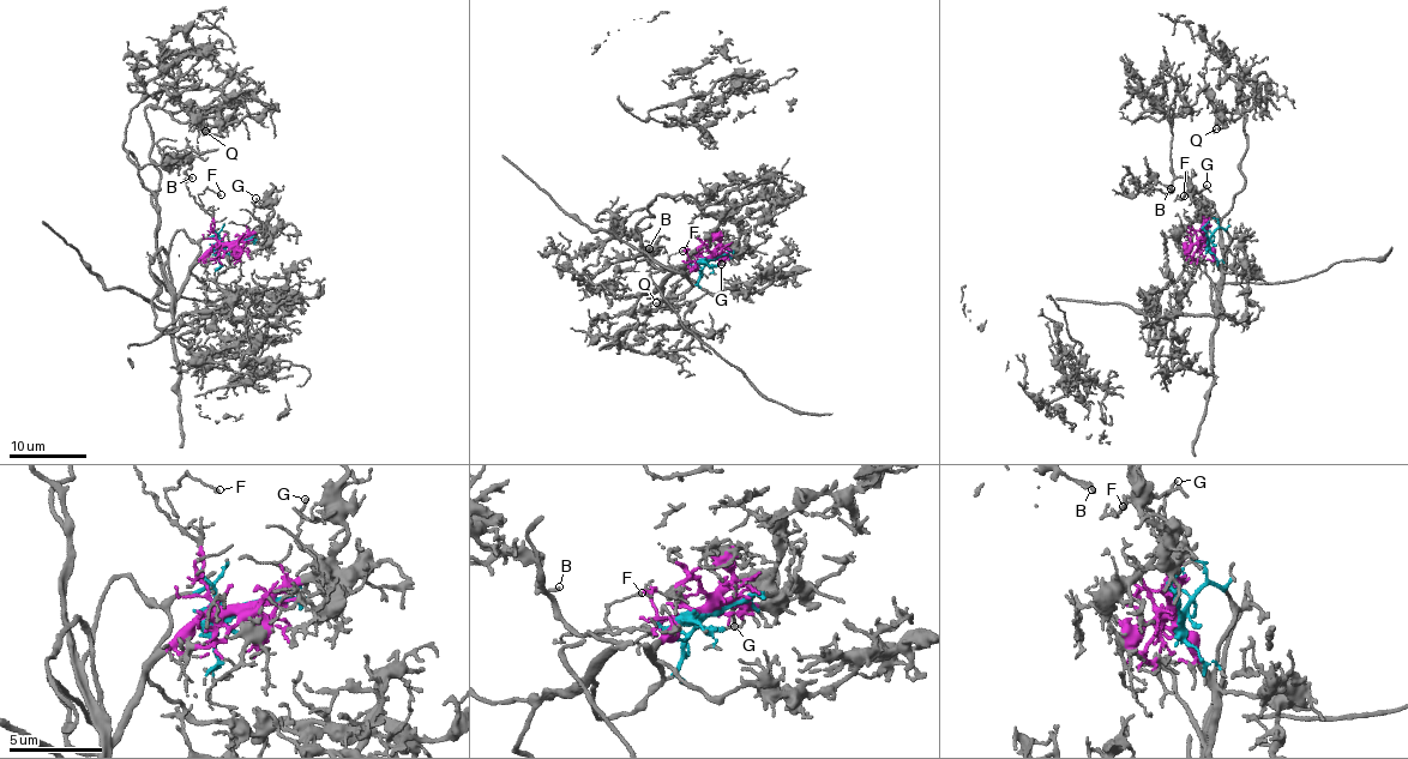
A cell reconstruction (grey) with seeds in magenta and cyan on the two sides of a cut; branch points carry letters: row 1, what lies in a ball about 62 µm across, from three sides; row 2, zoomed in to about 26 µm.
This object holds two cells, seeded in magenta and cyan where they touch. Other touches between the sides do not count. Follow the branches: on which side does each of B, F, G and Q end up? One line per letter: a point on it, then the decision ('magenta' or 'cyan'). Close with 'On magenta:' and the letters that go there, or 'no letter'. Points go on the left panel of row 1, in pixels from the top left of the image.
B: at (192, 178); cyan
F: at (221, 194); magenta
G: at (256, 198); magenta
Q: at (205, 131); cyan
On magenta: F, G

